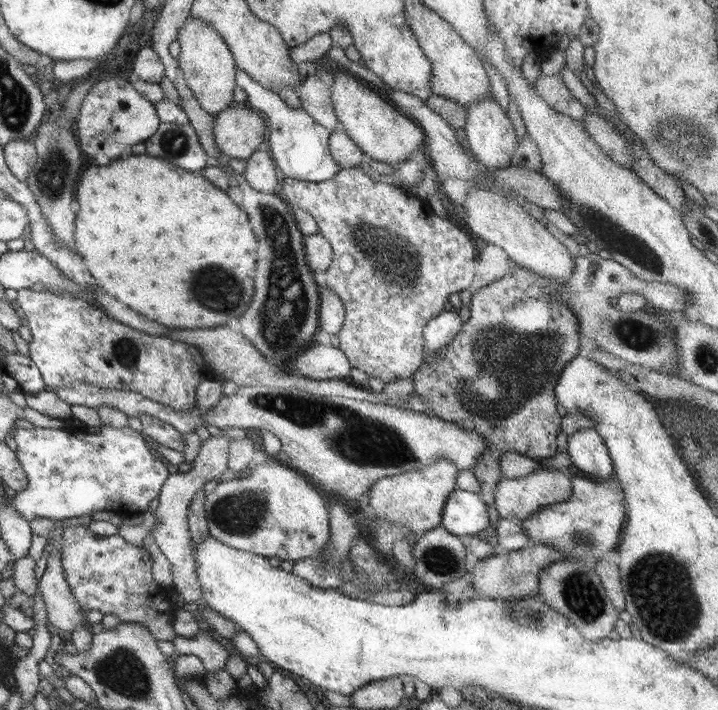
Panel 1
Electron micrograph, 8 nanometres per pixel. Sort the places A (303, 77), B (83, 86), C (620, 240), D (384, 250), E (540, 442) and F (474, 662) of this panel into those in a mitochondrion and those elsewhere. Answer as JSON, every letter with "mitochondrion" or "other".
{"A":"other","B":"other","C":"mitochondrion","D":"mitochondrion","E":"other","F":"other"}

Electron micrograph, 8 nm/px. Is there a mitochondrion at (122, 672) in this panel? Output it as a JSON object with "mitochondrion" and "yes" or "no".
{"mitochondrion":"yes"}

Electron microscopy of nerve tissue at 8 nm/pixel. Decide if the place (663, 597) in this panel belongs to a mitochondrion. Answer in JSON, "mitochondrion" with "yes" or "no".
{"mitochondrion":"yes"}

